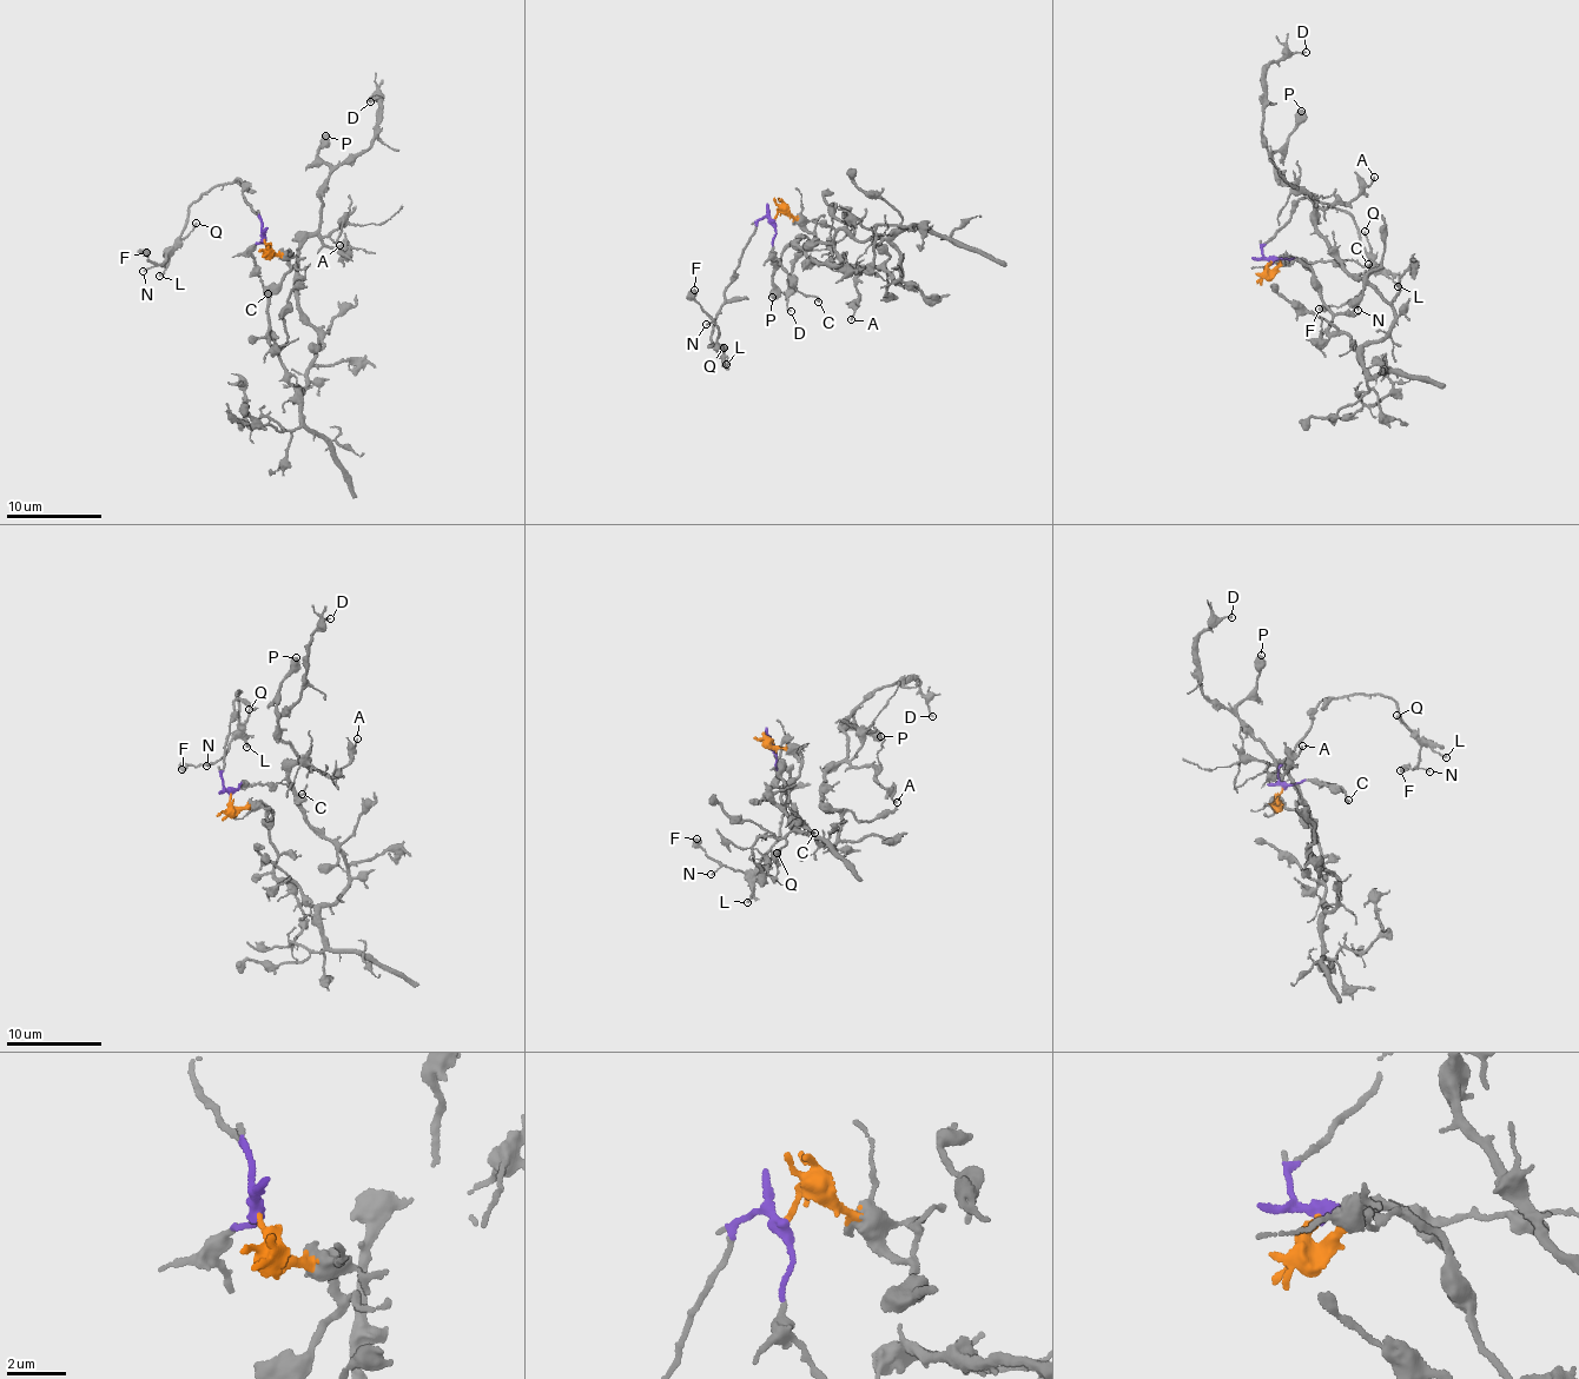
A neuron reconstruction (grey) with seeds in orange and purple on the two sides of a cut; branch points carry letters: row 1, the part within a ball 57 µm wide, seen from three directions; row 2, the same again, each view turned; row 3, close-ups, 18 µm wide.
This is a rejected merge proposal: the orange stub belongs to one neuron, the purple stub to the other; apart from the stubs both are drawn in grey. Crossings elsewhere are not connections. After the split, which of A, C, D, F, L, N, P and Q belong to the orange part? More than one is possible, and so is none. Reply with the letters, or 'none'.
A, D, P

